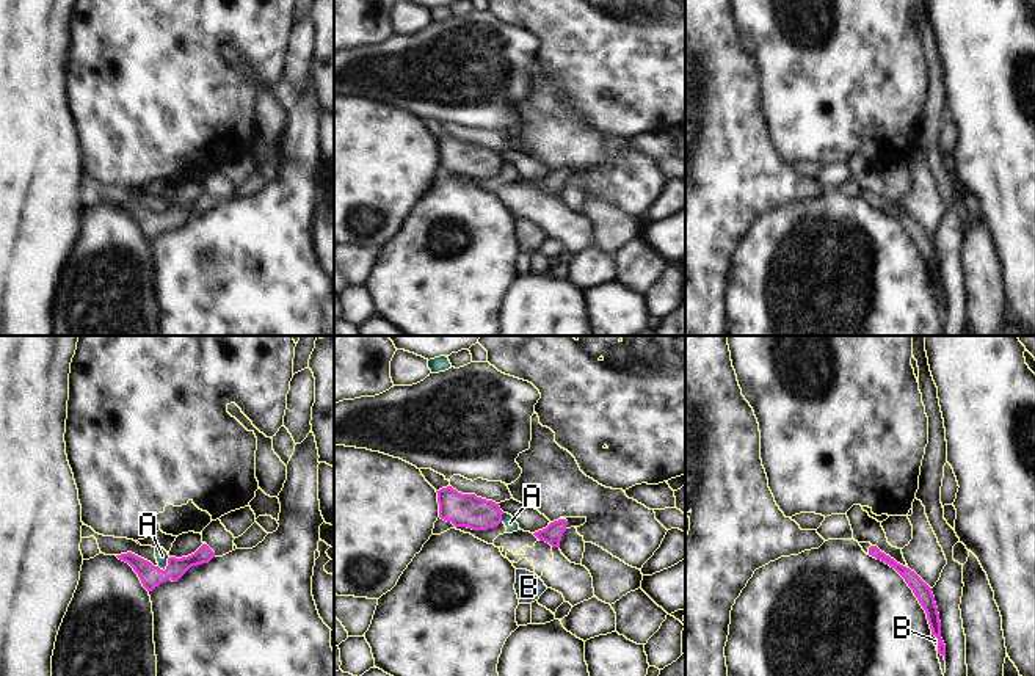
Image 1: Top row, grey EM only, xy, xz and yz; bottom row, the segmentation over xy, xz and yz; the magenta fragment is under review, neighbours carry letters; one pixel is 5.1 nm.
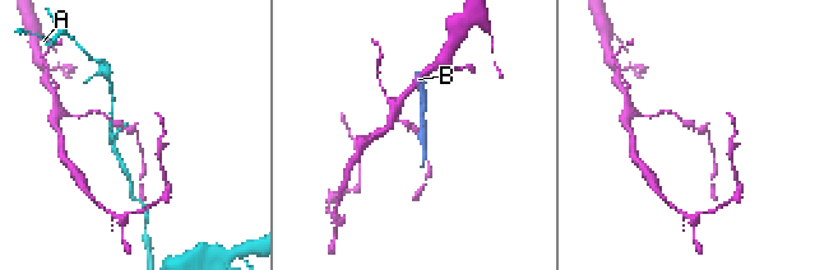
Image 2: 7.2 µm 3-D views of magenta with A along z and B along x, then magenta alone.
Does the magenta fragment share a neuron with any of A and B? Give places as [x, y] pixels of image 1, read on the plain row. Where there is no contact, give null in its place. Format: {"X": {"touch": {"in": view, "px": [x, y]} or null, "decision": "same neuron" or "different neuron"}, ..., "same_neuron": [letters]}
{"A": {"touch": {"in": "xy", "px": [167, 215]}, "decision": "different neuron"}, "B": {"touch": {"in": "yz", "px": [938, 290]}, "decision": "different neuron"}, "same_neuron": []}

